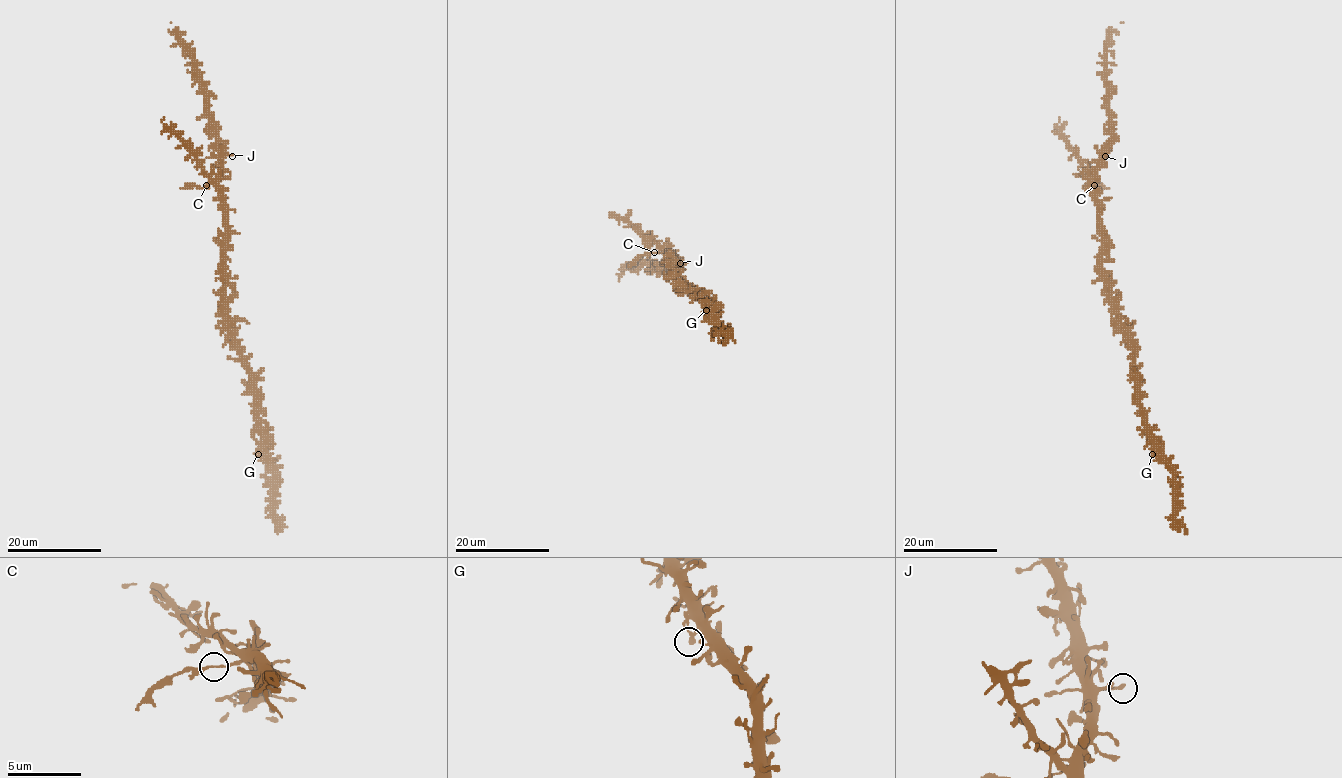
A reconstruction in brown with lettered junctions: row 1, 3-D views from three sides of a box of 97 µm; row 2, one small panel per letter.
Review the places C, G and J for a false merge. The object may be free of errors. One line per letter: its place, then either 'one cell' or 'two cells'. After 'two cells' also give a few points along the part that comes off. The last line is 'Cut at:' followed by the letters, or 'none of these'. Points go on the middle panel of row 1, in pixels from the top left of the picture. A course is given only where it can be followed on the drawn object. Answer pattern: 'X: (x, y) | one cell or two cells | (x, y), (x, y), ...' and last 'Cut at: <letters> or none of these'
C: (654, 252) | two cells | (654, 252), (641, 254), (629, 266)
G: (706, 310) | one cell
J: (680, 263) | one cell
Cut at: C

